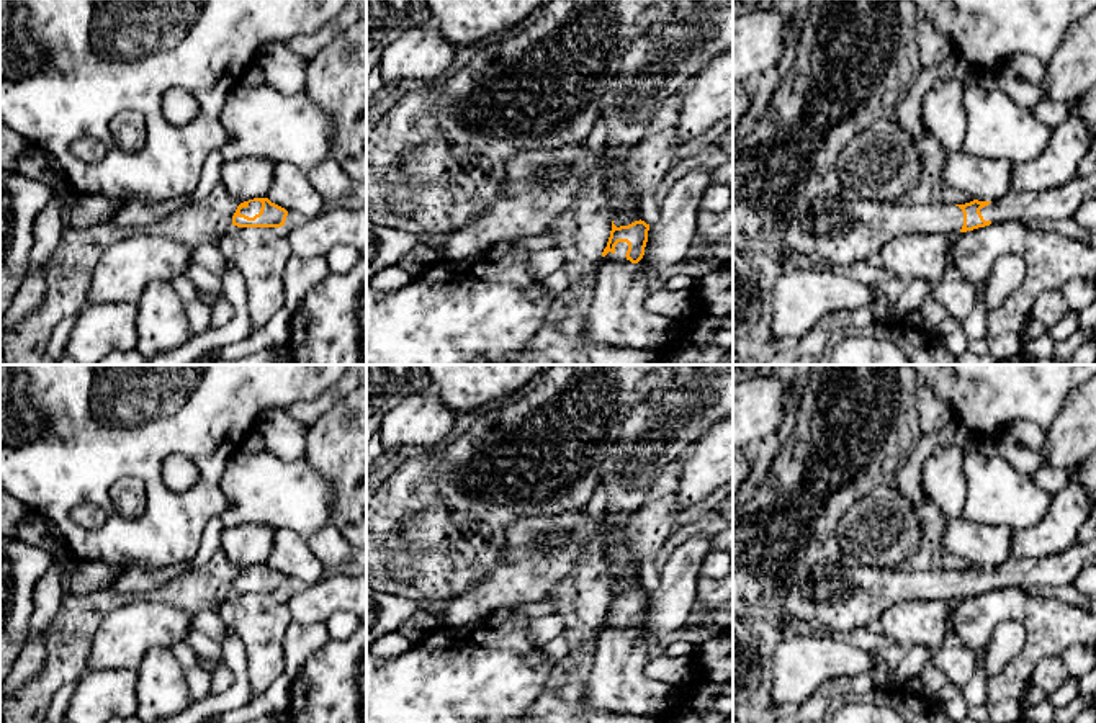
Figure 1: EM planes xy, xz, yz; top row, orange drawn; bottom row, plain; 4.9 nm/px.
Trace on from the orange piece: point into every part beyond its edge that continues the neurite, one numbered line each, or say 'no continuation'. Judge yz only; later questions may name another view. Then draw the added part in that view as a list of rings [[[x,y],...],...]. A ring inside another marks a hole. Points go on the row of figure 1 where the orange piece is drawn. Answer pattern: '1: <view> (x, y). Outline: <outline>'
1: yz (1059, 203). Outline: [[[1096,172],[1086,177],[1075,177],[1058,188],[1032,193],[1008,193],[991,201],[980,213],[985,221],[1006,222],[1019,221],[1035,226],[1042,219],[1068,219],[1088,200],[1096,196]]]
2: yz (838, 231). Outline: [[[833,196],[816,201],[805,216],[779,219],[784,252],[813,257],[824,267],[875,262],[882,247],[908,234],[937,232],[954,237],[963,226],[955,204],[877,203]]]

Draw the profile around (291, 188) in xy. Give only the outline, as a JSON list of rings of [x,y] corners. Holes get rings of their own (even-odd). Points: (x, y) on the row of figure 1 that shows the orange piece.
[[[290,162],[275,164],[273,182],[267,198],[285,208],[288,214],[301,219],[312,219],[327,208],[308,173]]]

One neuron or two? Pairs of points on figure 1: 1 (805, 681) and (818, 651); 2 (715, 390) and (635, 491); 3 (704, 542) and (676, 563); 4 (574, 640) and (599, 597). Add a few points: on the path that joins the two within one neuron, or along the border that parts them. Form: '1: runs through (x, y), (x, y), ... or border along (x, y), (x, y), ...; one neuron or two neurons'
1: runs through (805, 674), (805, 666), (813, 658); one neuron
2: runs through (691, 414), (638, 467); one neuron
3: runs through (697, 548), (682, 563); one neuron
4: runs through (578, 630), (589, 619), (594, 607); one neuron

